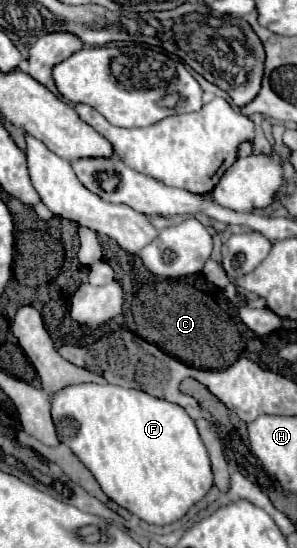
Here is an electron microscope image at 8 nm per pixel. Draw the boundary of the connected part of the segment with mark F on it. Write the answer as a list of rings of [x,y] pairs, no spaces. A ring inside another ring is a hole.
[[[80,384],[68,386],[60,390],[60,394],[52,396],[52,418],[60,442],[68,444],[68,448],[92,472],[104,494],[148,524],[168,526],[178,522],[214,486],[210,458],[198,434],[196,422],[178,404],[148,396],[146,392],[134,388]]]

